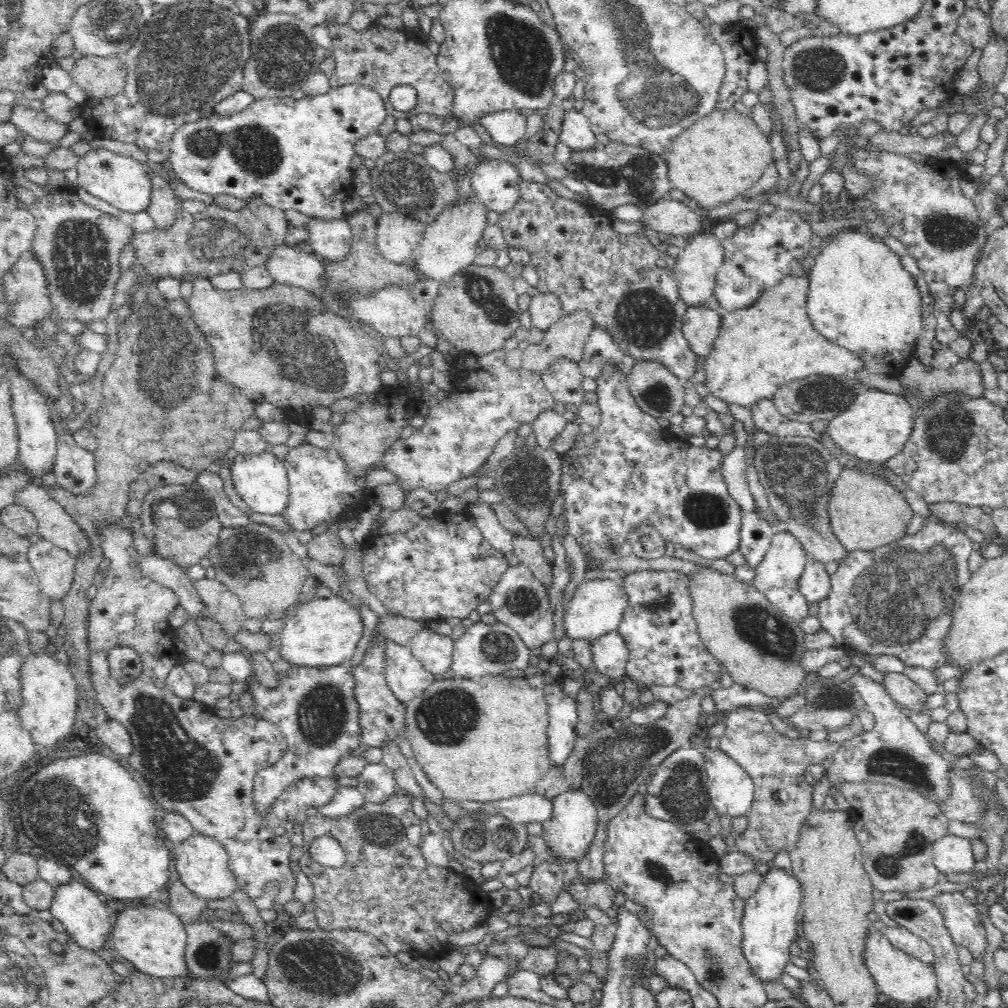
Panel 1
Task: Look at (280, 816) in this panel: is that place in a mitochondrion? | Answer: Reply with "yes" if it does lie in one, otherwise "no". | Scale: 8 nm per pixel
no

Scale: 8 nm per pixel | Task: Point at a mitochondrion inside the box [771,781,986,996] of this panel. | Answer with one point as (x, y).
(887, 865)

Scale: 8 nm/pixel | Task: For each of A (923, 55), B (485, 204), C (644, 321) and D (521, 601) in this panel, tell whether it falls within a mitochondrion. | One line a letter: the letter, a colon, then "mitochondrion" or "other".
A: other
B: other
C: mitochondrion
D: mitochondrion

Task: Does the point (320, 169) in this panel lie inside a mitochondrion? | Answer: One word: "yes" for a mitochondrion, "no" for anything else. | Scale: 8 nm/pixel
no

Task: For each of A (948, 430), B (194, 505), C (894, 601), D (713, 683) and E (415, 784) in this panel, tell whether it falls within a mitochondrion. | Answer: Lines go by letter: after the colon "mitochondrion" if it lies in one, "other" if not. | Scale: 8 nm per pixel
A: mitochondrion
B: mitochondrion
C: mitochondrion
D: other
E: other

